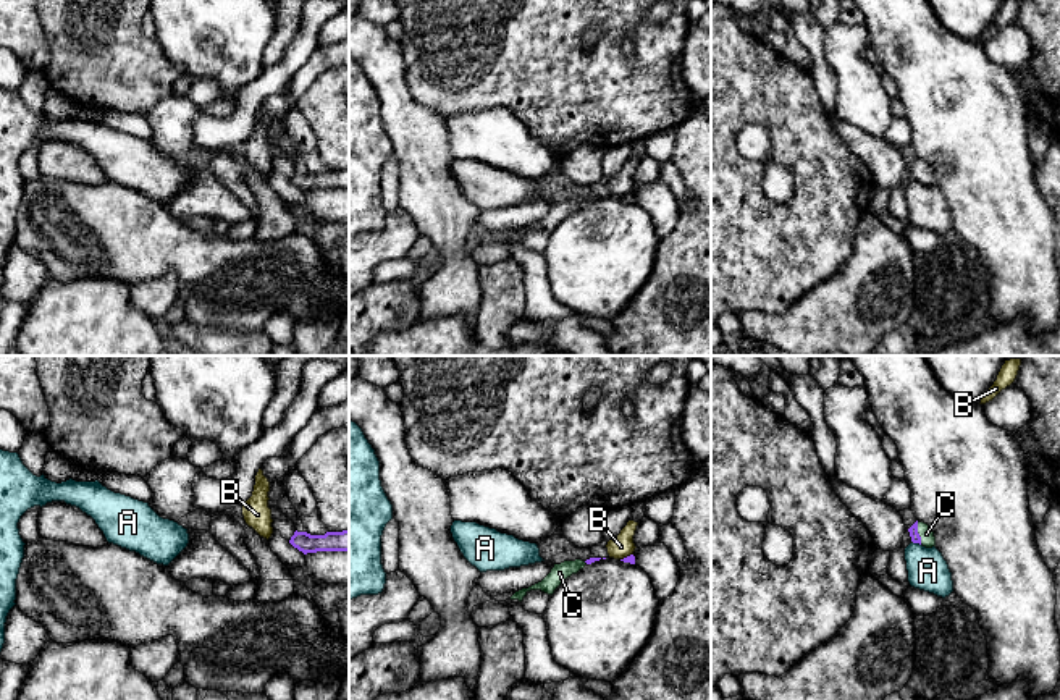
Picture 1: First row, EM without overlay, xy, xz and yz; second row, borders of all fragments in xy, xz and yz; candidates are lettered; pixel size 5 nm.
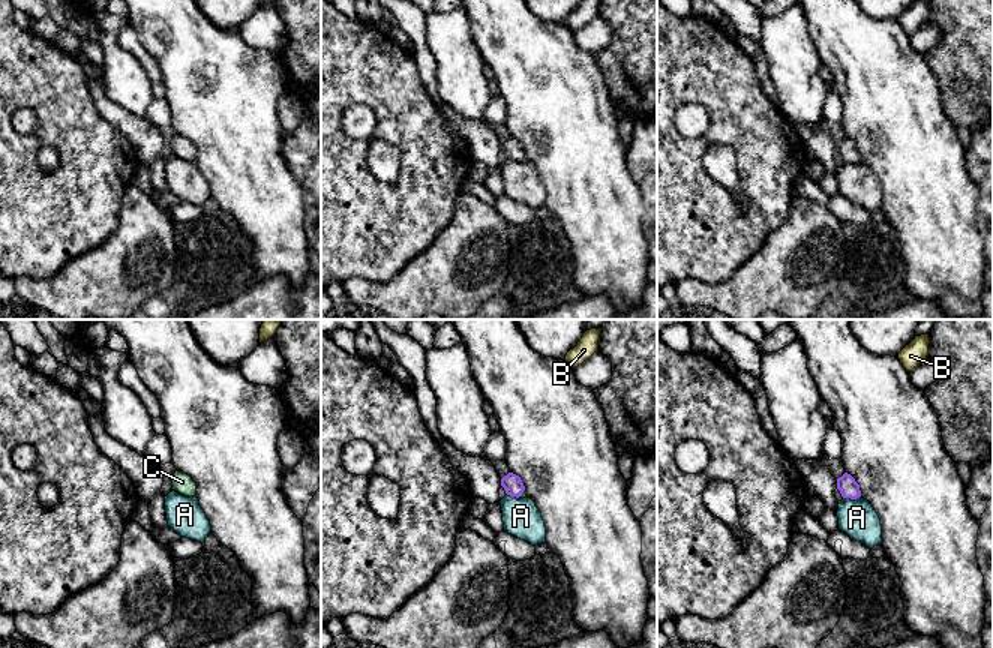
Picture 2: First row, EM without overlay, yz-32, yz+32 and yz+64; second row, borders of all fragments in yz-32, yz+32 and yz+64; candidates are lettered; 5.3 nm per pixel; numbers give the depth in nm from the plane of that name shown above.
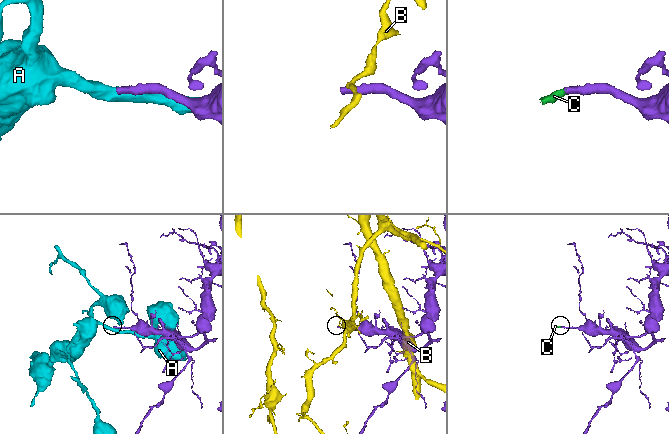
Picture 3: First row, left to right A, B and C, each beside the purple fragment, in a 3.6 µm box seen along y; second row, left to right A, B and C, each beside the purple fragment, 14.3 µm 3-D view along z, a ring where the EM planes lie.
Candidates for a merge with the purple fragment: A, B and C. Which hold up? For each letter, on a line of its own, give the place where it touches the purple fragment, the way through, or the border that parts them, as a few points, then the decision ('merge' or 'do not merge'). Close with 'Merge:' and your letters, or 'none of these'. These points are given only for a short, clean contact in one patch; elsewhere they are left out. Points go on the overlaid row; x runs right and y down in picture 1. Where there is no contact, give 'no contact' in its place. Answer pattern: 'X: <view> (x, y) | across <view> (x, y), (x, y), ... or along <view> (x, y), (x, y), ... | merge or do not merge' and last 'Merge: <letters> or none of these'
A: yz (916, 542) | do not merge
B: xz (627, 556) | do not merge
C: yz (916, 532) | across yz (913, 531), (916, 532), (926, 534) | merge
Merge: C

